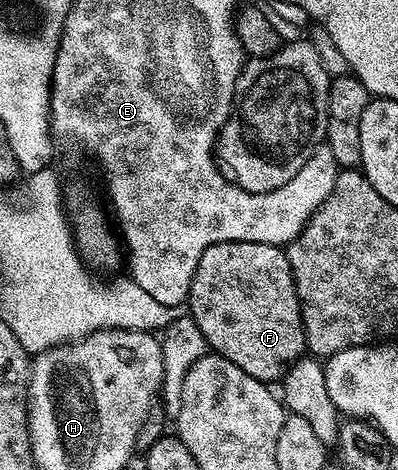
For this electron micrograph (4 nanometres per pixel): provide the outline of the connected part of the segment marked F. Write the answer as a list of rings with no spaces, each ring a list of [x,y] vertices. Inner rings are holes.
[[[231,240],[210,246],[194,270],[190,294],[186,301],[192,321],[202,330],[205,345],[215,355],[224,356],[234,366],[246,370],[265,382],[279,381],[295,360],[305,355],[304,323],[294,274],[290,270],[287,251],[275,244]]]

